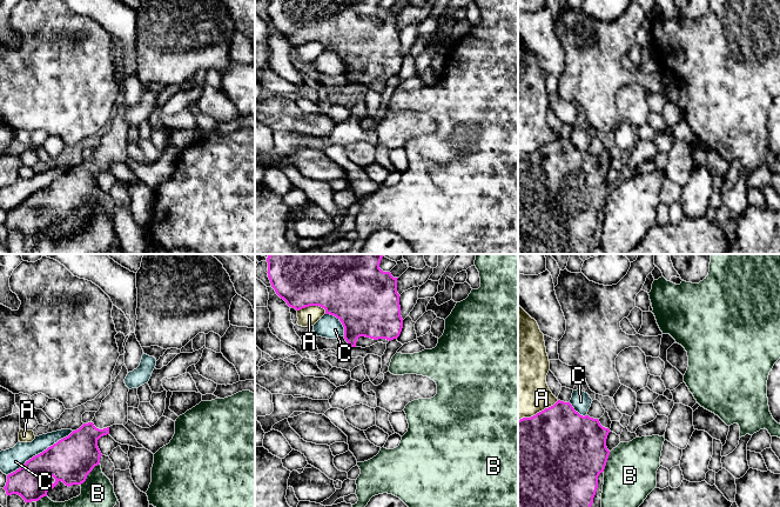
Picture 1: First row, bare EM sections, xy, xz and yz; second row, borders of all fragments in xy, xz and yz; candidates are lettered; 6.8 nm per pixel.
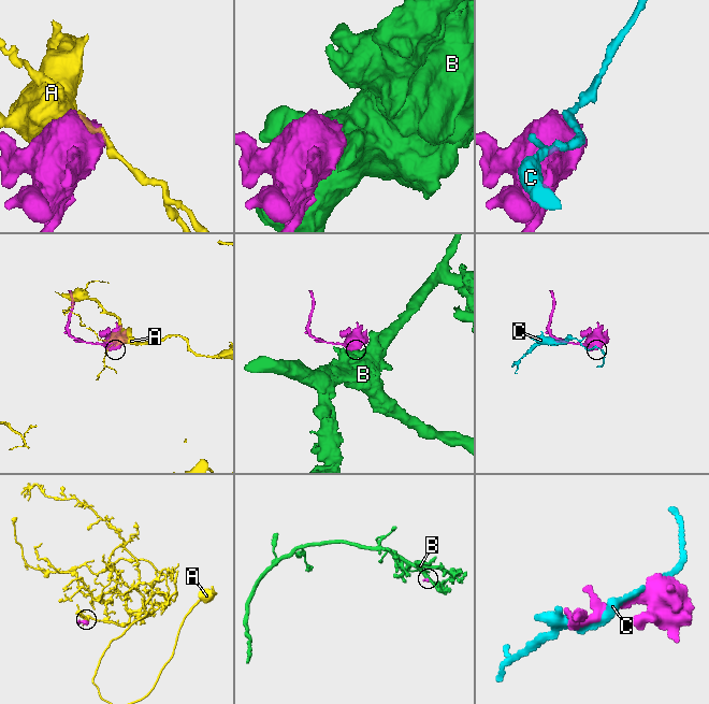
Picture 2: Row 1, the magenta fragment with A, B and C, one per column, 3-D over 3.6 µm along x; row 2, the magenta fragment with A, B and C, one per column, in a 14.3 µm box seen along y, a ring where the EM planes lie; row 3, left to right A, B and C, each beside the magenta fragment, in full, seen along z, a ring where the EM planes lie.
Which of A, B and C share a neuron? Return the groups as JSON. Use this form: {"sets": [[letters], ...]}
{"sets": [["A"], ["B"], ["C"]]}

